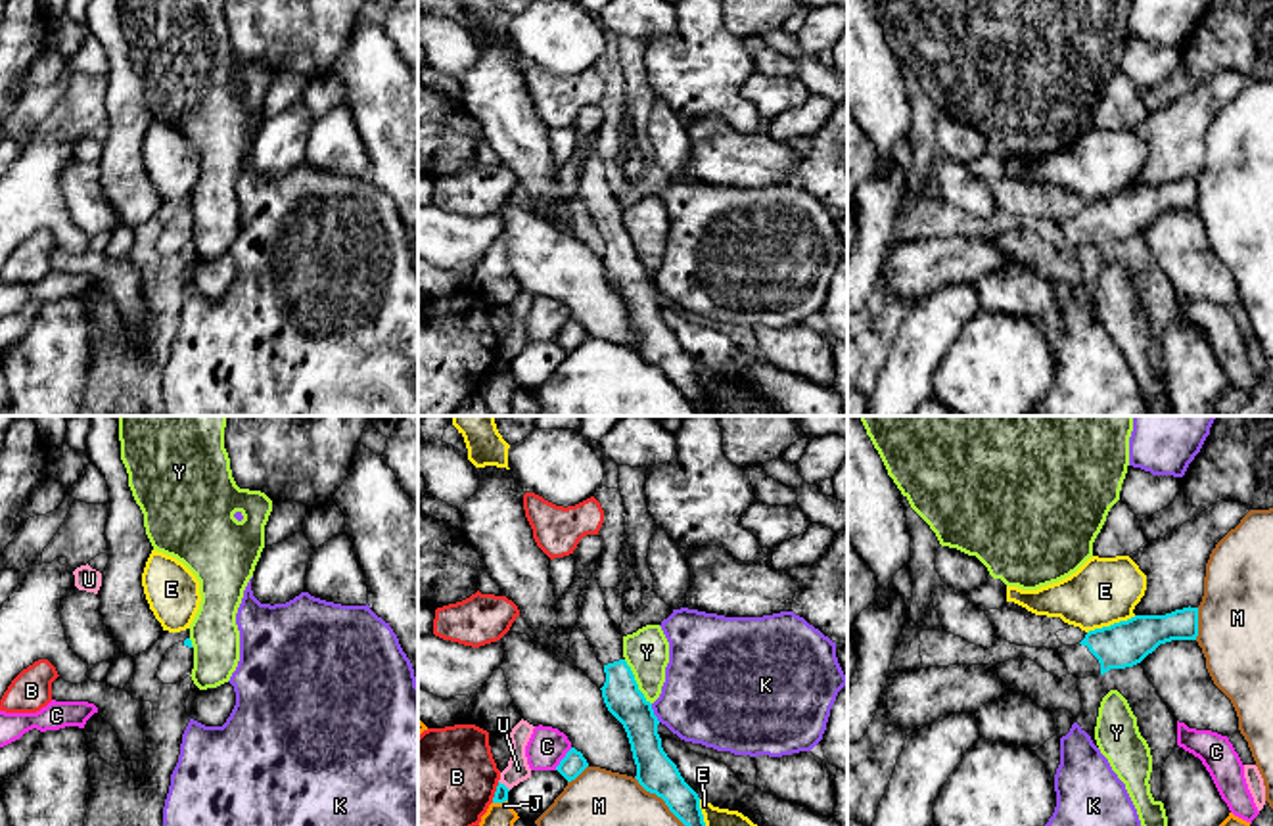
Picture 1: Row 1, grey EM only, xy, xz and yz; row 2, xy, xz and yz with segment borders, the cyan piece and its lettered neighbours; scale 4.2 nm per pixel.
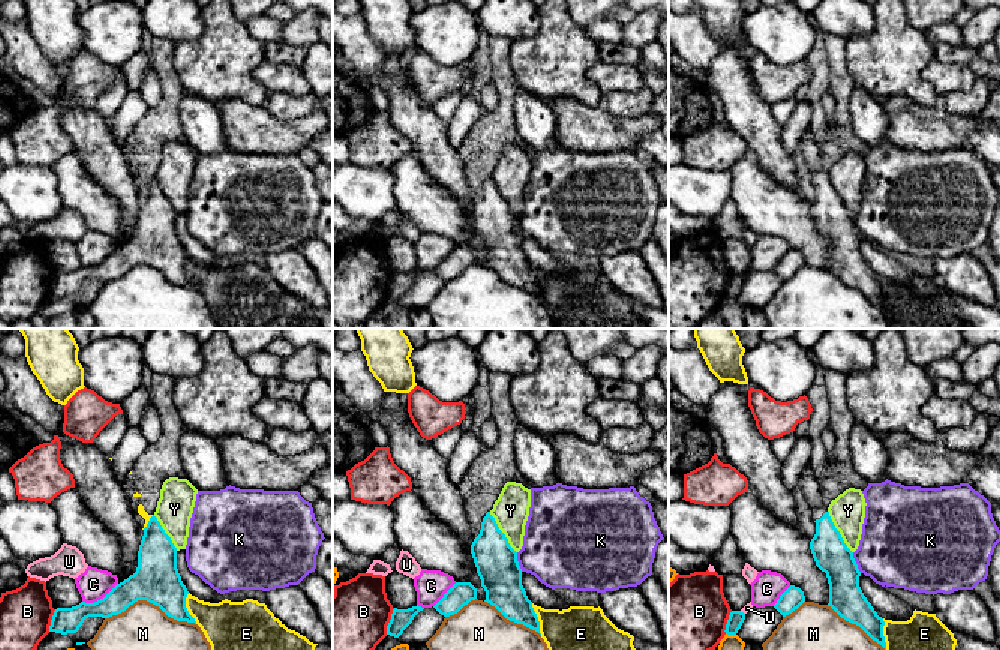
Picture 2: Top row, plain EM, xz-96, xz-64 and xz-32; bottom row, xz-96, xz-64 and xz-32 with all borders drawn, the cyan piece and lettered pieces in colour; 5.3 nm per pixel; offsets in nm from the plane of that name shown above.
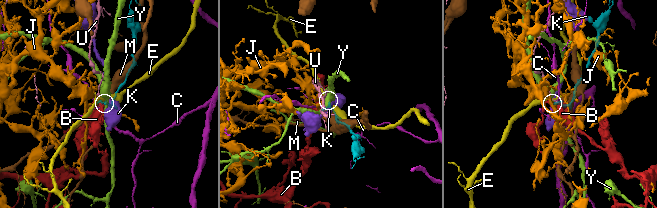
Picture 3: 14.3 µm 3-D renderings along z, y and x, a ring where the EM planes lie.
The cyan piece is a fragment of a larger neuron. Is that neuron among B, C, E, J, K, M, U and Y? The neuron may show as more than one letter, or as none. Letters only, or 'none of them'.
none of them

